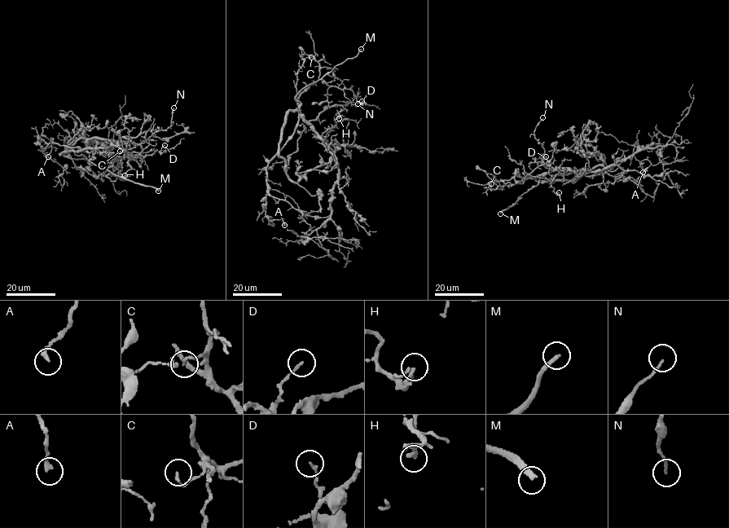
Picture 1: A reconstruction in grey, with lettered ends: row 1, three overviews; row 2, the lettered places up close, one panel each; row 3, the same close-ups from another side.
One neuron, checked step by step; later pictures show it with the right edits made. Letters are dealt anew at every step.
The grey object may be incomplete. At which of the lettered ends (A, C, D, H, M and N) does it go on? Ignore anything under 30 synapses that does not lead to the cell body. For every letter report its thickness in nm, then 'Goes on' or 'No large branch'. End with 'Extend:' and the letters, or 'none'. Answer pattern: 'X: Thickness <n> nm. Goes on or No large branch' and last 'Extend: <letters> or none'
A: Thickness 240 nm. No large branch
C: Thickness 120 nm. No large branch
D: Thickness 130 nm. No large branch
H: Thickness 260 nm. No large branch
M: Thickness 260 nm. Goes on
N: Thickness 110 nm. No large branch
Extend: M

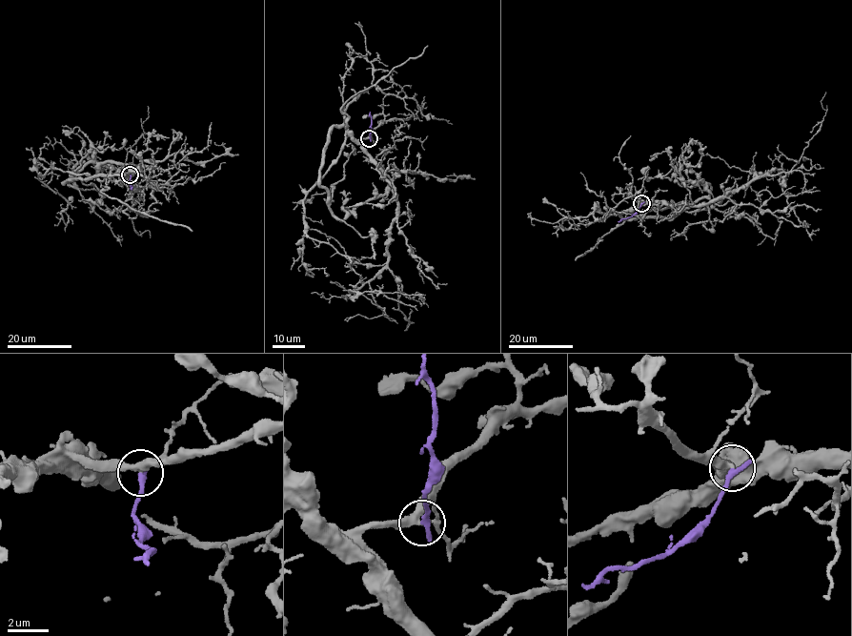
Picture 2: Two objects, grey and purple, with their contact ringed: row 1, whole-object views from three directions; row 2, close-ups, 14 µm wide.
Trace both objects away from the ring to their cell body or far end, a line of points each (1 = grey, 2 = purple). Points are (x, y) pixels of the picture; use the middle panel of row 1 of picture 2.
1: (369, 138), (330, 130), (319, 184), (340, 219), (404, 171), (446, 175)
2: (369, 138), (370, 112)

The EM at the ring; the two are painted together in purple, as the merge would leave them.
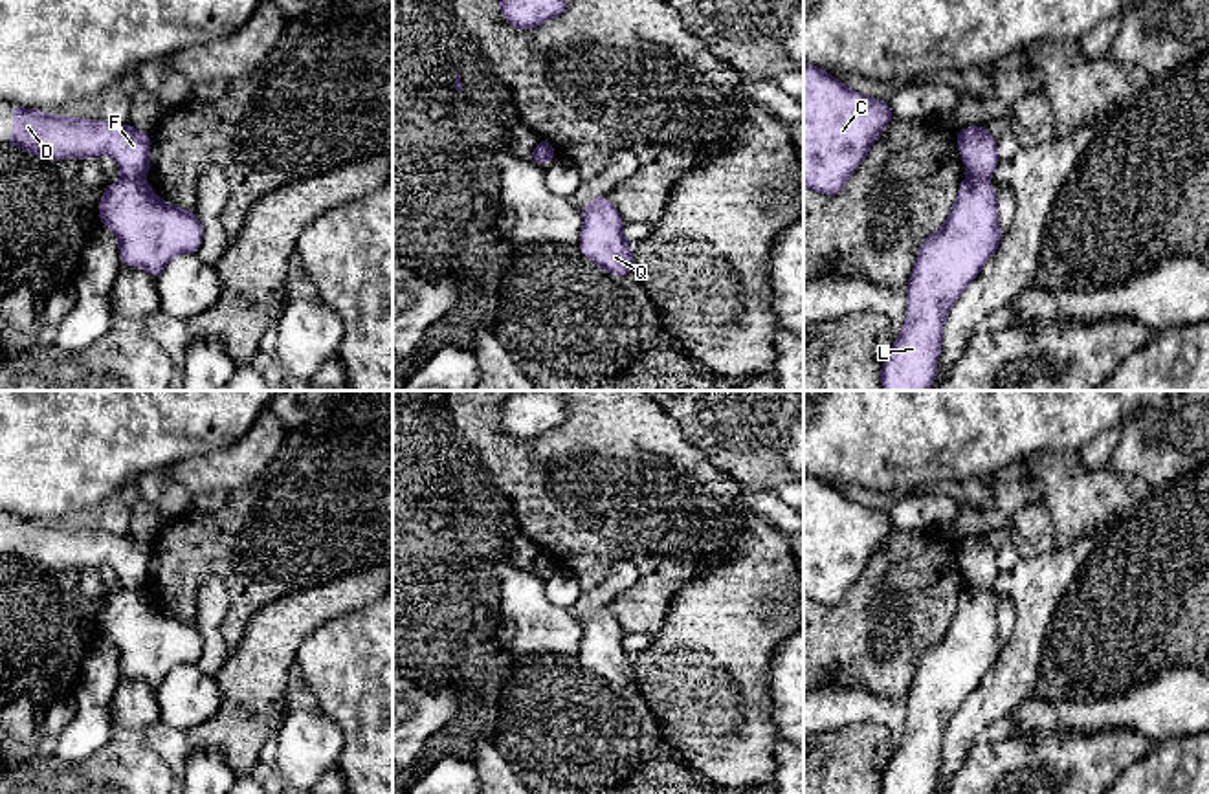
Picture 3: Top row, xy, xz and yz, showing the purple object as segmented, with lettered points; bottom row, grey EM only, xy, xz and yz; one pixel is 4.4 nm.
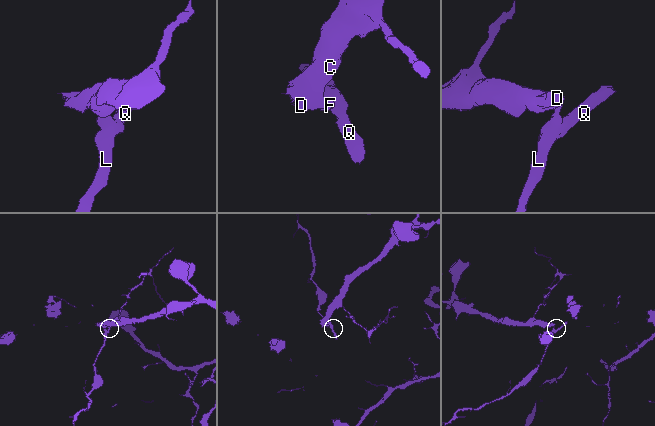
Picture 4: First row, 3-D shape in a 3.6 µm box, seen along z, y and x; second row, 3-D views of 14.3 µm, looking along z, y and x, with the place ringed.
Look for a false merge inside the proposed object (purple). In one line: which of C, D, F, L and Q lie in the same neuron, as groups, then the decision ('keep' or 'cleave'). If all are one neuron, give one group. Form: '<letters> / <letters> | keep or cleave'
C D F / L Q | cleave

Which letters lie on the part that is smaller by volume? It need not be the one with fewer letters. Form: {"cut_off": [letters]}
{"cut_off": ["L", "Q"]}

